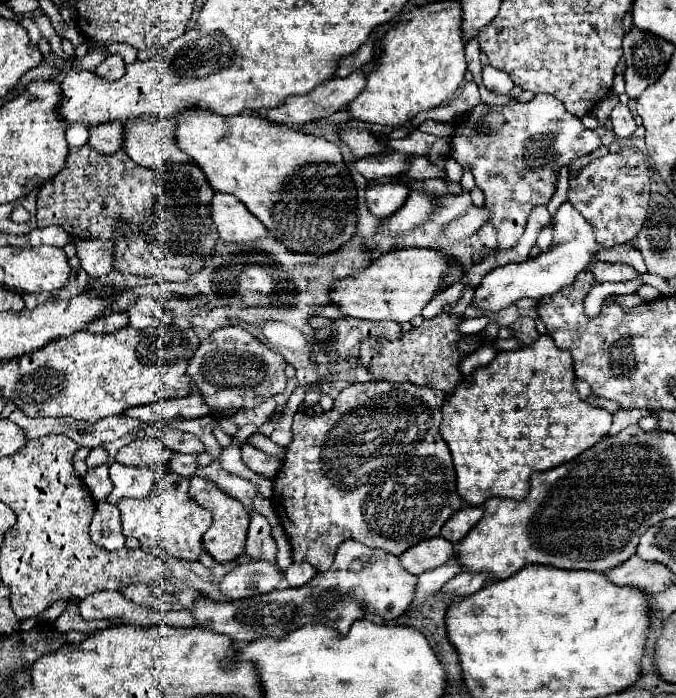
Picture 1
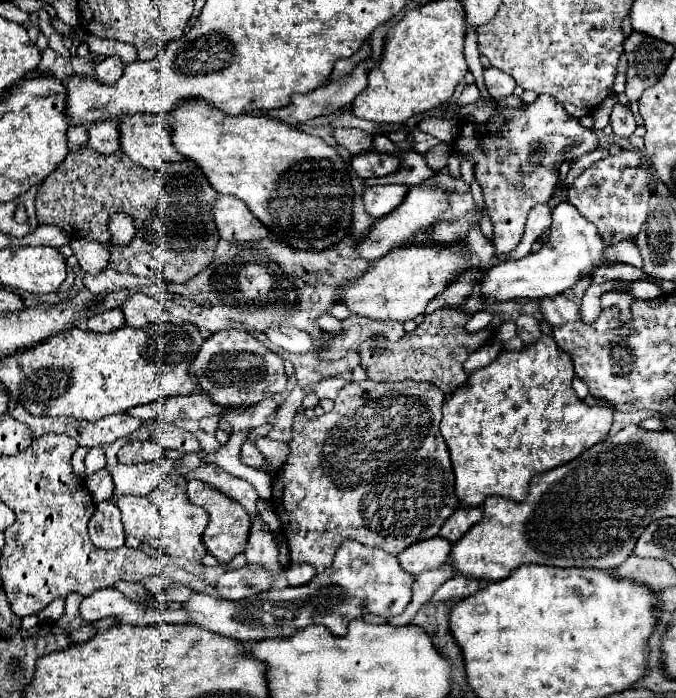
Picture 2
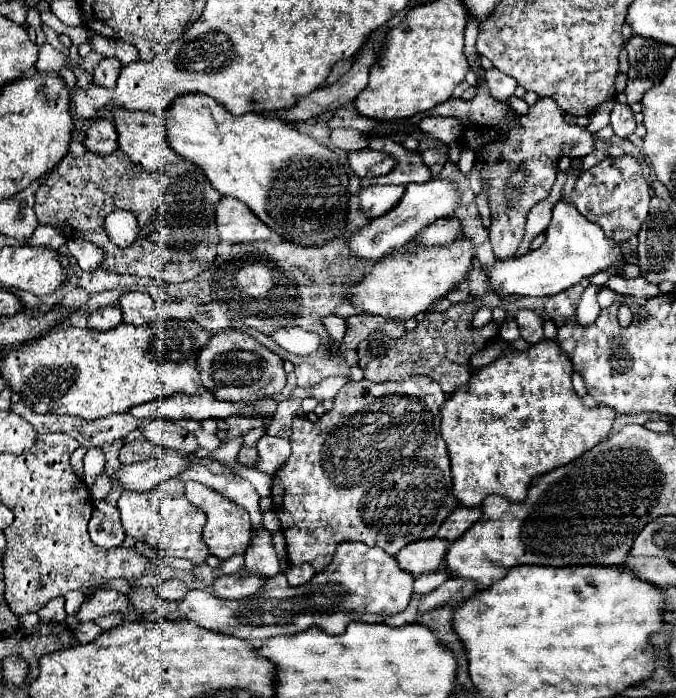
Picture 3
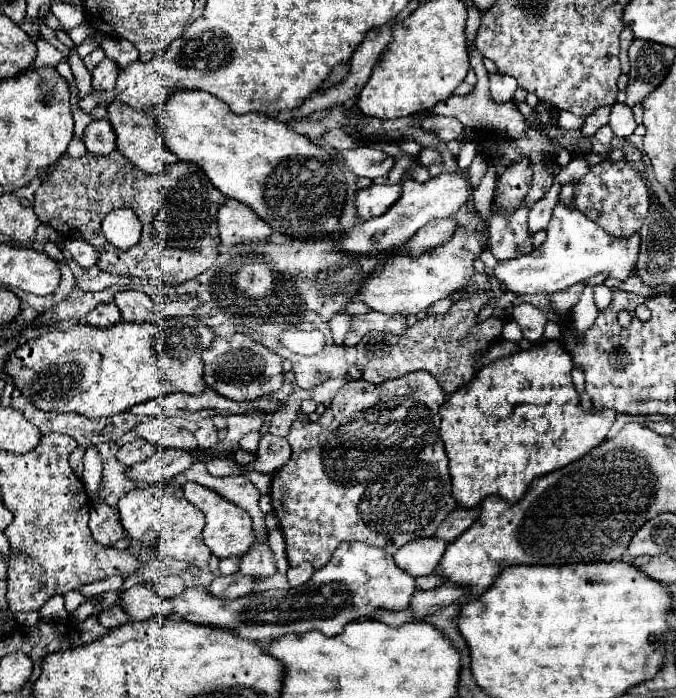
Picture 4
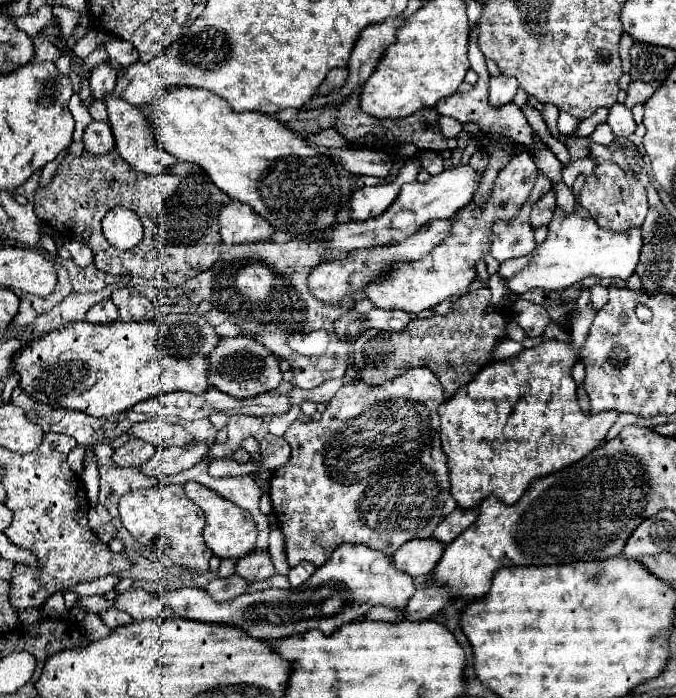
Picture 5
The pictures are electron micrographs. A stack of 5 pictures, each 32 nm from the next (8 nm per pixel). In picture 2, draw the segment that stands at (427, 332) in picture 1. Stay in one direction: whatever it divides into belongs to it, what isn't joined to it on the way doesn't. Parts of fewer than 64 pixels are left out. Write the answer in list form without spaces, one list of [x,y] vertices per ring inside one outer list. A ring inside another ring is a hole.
[[[442,308],[424,318],[416,330],[406,332],[400,340],[390,342],[384,336],[372,336],[360,344],[360,364],[368,372],[370,380],[376,382],[402,382],[402,380],[418,380],[430,382],[438,386],[442,392],[452,394],[460,384],[466,382],[466,372],[462,370],[464,360],[478,350],[490,336],[488,330],[480,330],[476,334],[464,332],[464,324],[468,322],[468,314],[460,308]]]

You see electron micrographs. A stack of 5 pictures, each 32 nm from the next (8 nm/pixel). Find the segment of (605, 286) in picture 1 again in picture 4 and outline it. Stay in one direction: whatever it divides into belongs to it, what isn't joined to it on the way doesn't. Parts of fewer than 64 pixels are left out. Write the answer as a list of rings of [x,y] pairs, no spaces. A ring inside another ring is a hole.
[[[586,286],[582,296],[580,296],[580,302],[574,306],[574,324],[580,332],[588,330],[590,324],[596,320],[596,316],[599,314],[598,306],[594,302],[594,286]]]

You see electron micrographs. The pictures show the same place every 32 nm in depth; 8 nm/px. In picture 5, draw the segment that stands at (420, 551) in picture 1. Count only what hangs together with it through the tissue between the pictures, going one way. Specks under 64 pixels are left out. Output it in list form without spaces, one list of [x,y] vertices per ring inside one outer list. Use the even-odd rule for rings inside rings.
[[[436,538],[412,540],[404,546],[400,546],[398,552],[392,556],[392,560],[398,570],[410,574],[412,578],[418,578],[418,576],[430,574],[432,568],[436,568],[438,560],[442,558],[444,548],[446,548],[444,542],[440,542]]]

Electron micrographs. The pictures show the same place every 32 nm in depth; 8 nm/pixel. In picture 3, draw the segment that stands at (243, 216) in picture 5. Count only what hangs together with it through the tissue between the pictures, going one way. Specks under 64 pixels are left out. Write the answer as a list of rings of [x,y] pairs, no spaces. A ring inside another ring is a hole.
[[[222,196],[220,204],[216,204],[216,226],[220,240],[230,244],[268,240],[272,234],[272,230],[256,218],[244,202],[228,196]]]

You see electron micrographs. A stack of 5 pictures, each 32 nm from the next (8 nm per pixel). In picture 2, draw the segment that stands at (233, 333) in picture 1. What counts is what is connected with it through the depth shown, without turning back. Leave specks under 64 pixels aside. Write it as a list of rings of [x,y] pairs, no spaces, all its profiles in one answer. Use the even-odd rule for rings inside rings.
[[[224,328],[206,338],[192,360],[192,374],[198,378],[200,388],[210,400],[224,408],[254,406],[286,388],[282,356],[274,354],[246,330],[238,328]]]

